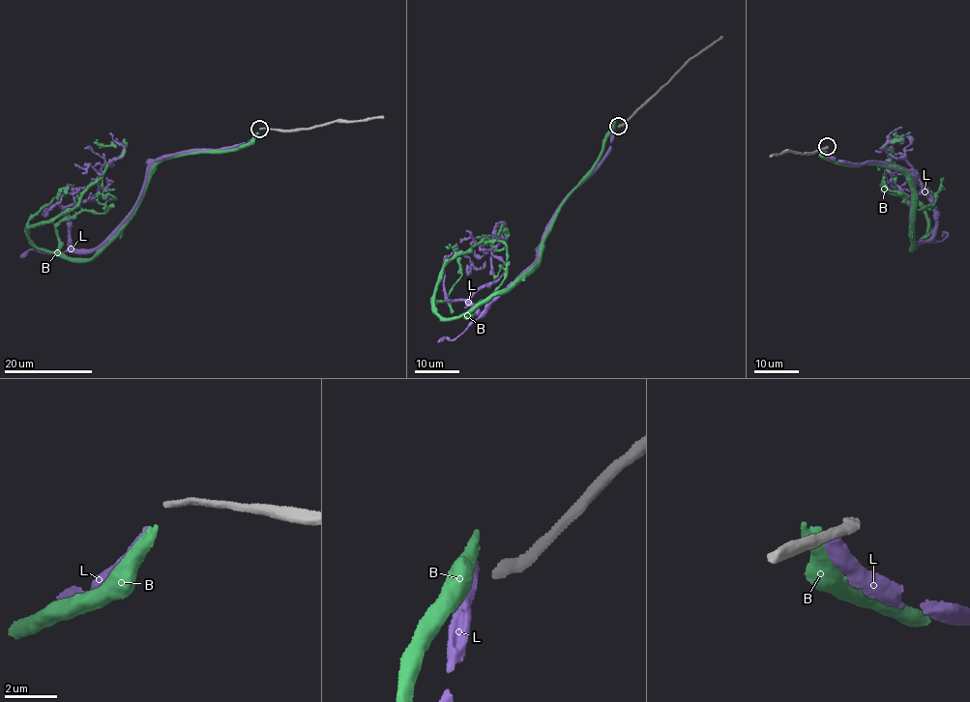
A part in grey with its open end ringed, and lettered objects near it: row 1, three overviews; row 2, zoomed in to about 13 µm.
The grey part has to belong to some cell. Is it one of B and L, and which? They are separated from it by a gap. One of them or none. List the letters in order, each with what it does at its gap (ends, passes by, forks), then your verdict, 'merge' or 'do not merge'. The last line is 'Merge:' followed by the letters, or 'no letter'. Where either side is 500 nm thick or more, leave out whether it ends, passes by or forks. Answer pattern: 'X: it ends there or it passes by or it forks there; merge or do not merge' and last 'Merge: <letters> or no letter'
B: it ends there; do not merge
L: it ends there; do not merge
Merge: no letter

